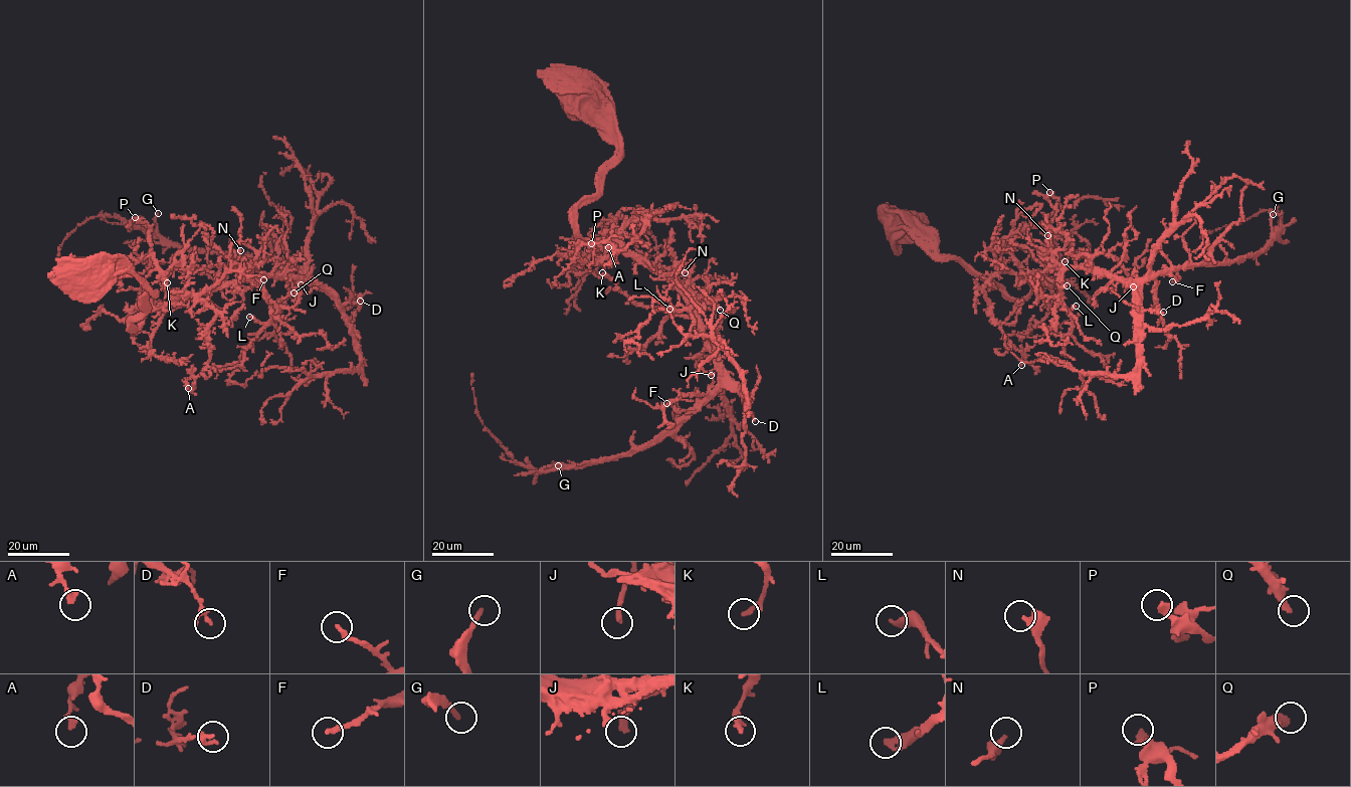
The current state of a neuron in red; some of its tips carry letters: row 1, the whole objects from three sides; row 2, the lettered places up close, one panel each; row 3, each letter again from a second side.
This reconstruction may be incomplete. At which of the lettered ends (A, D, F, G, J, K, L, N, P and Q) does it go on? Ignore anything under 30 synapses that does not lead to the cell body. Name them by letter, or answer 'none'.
Q

